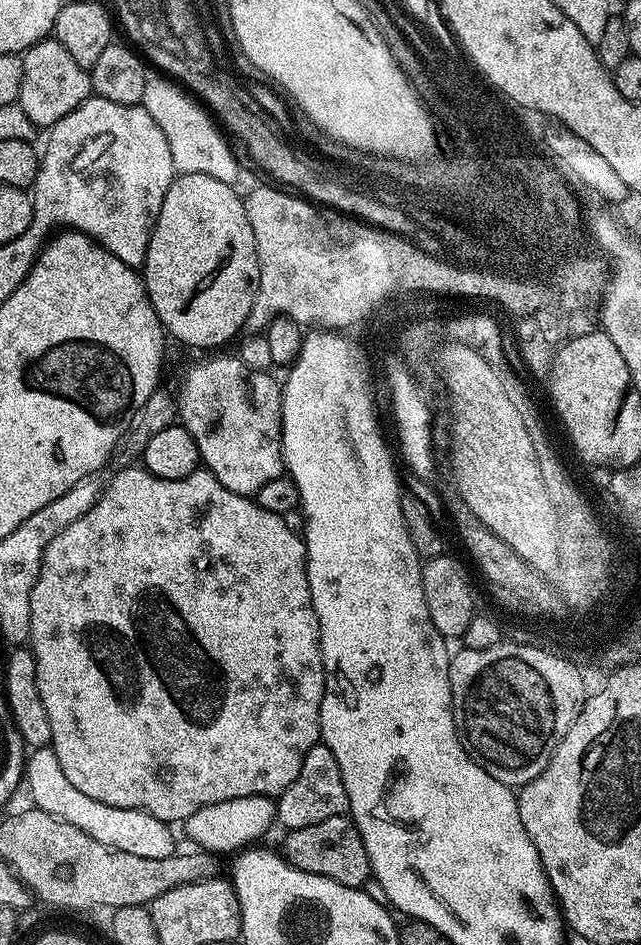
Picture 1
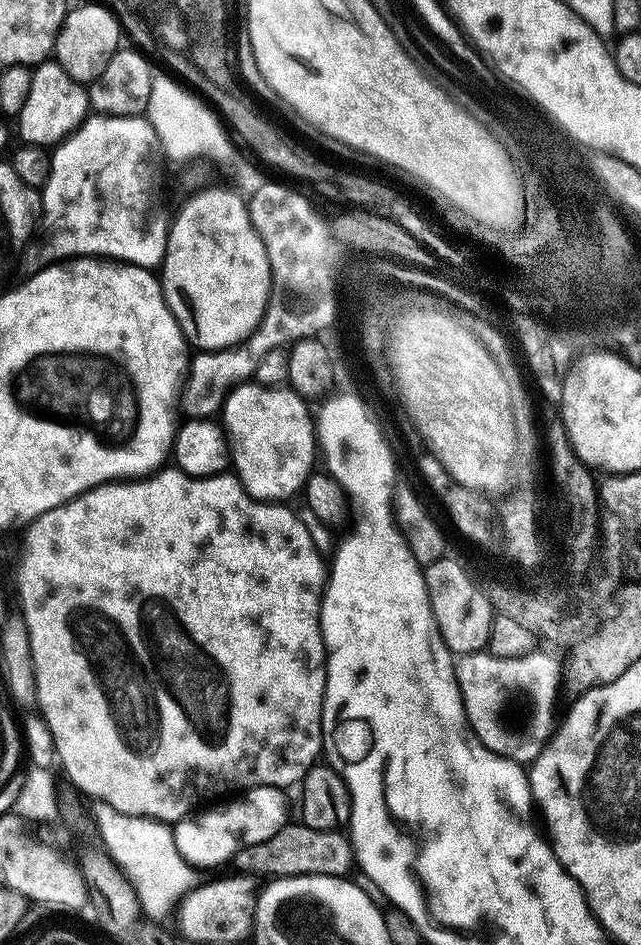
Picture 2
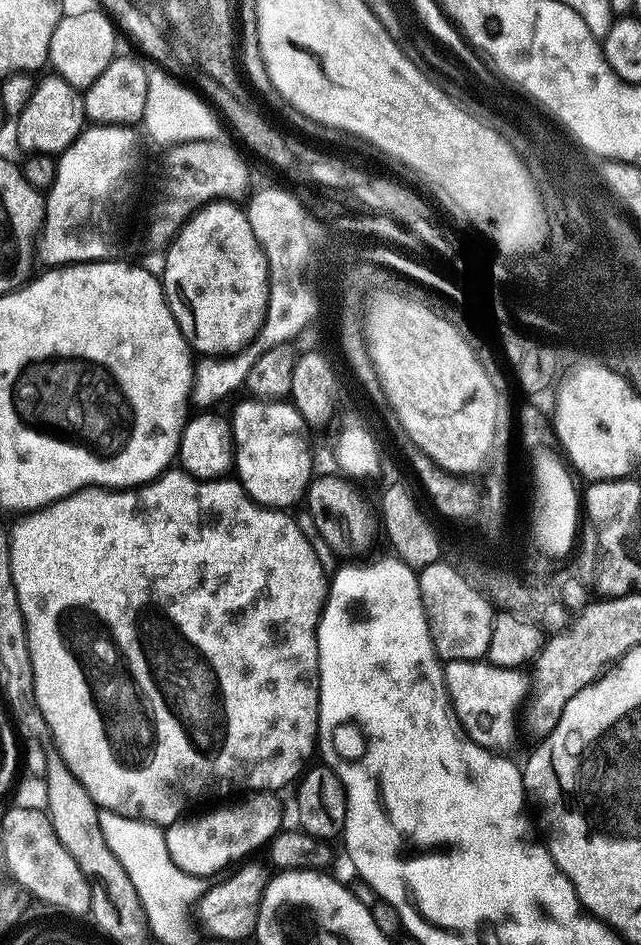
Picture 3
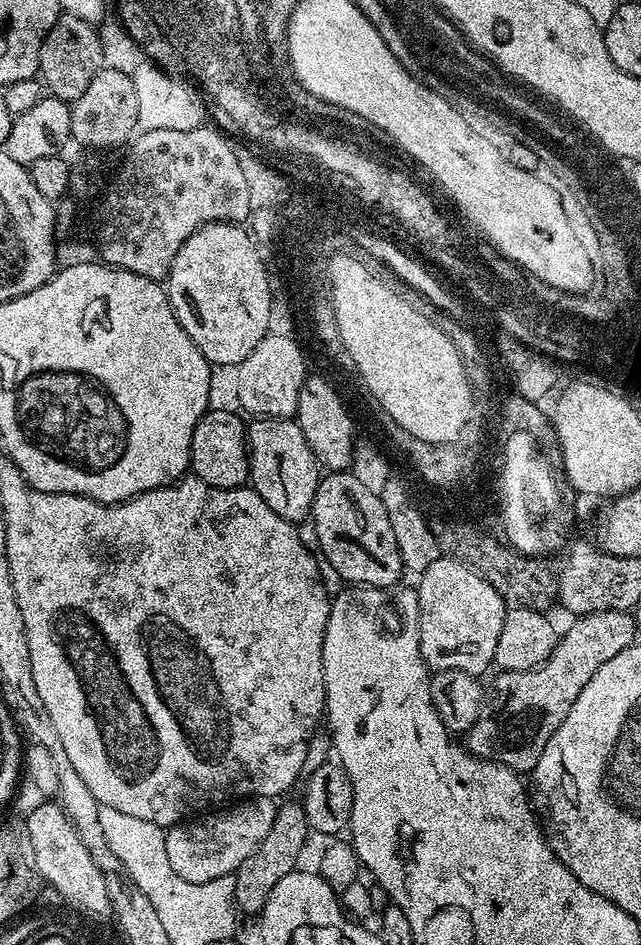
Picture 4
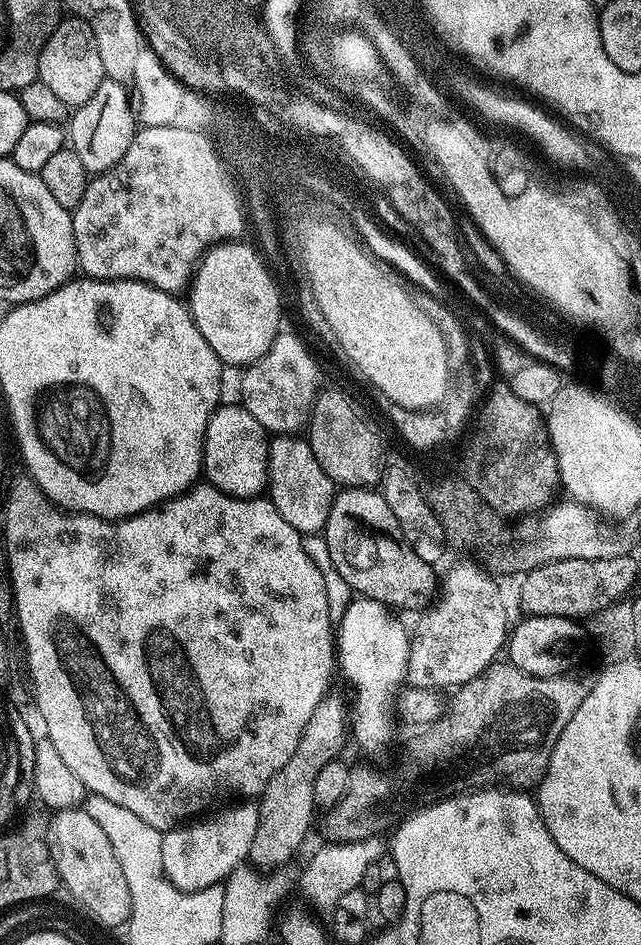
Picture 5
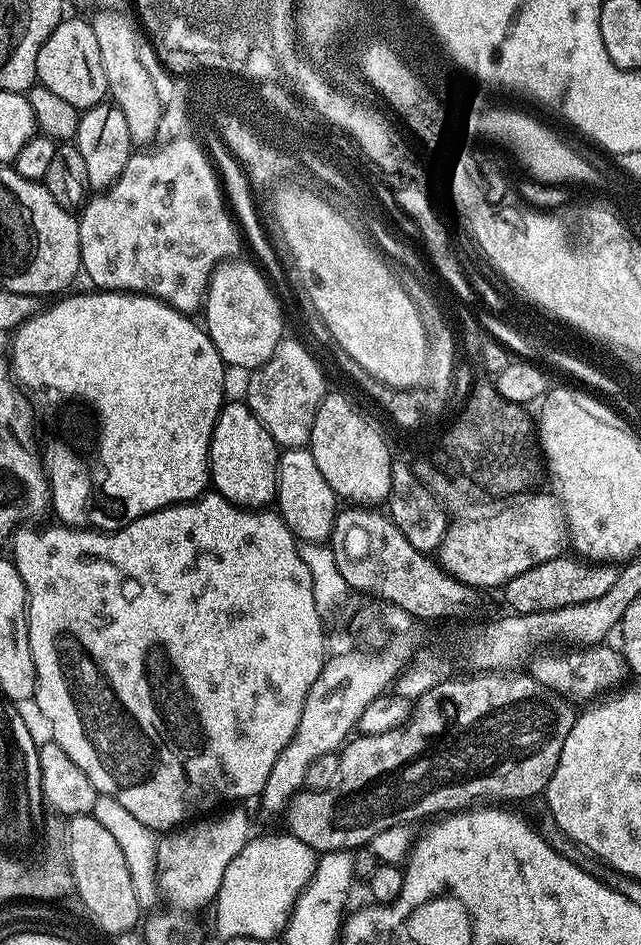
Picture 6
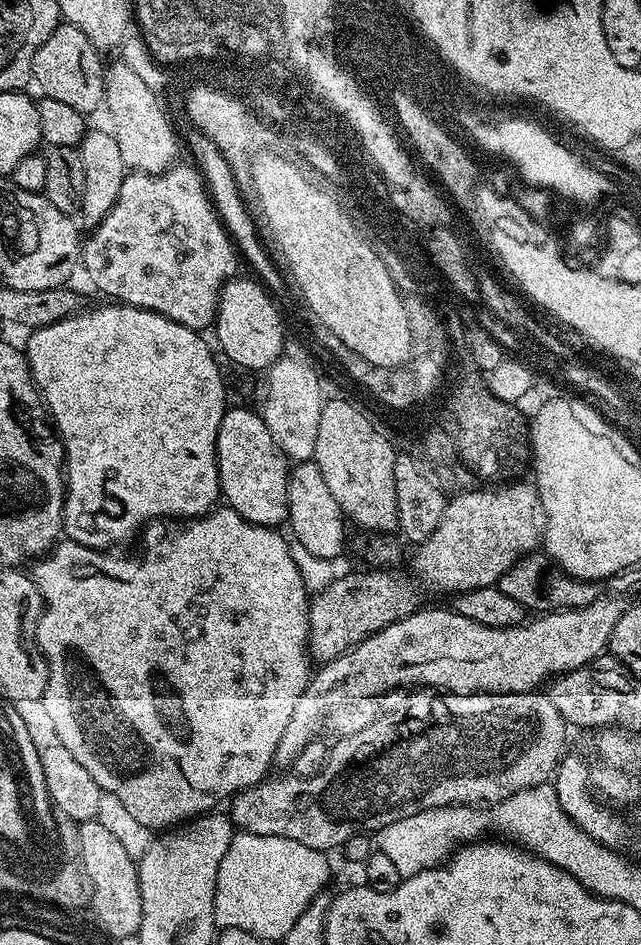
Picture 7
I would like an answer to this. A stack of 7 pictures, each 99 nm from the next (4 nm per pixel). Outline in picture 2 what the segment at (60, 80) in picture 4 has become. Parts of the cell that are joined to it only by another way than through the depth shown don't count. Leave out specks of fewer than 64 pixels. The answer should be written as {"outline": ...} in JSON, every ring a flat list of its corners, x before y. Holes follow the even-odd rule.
{"outline":[[100,2,80,4,77,8,75,5,69,7,56,35,54,60,62,66,62,70,66,70,66,74,70,74,70,78,87,86,99,78,102,70,106,68,106,62,110,62,110,58,121,44,122,25,111,8]]}

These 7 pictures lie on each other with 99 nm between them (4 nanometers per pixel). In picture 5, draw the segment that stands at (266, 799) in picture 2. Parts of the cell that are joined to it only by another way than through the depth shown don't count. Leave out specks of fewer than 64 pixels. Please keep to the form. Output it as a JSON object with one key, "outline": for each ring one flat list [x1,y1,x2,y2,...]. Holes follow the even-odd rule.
{"outline":[[252,802,237,804,240,804,237,808,228,808,217,816,205,815,195,822,169,828,164,833,162,866,170,882,174,882,174,886,187,892,206,890,210,886,226,881,236,868,248,860,250,842,254,842,254,834,258,830,260,810]]}

